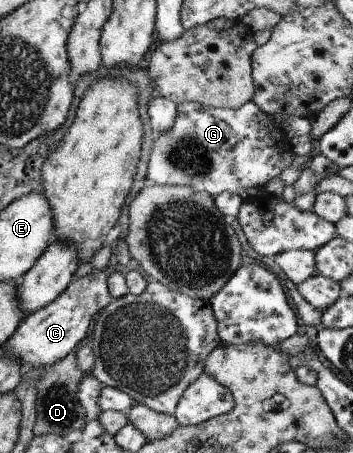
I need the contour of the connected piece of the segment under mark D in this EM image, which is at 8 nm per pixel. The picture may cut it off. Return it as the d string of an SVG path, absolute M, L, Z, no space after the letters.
M69 352L61 360L54 362L51 366L44 367L36 384L36 421L33 425L33 437L45 436L45 434L59 434L65 436L72 430L80 430L85 424L86 412L77 400L77 384L84 376L77 368L75 352Z

